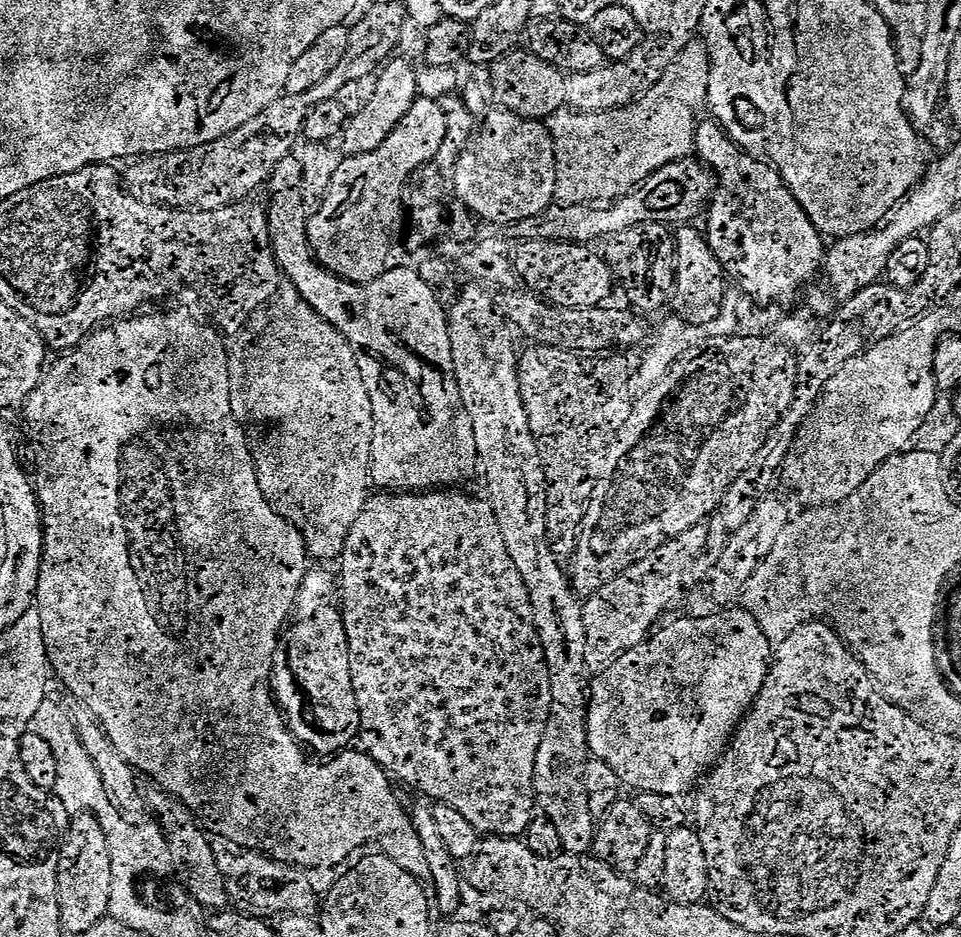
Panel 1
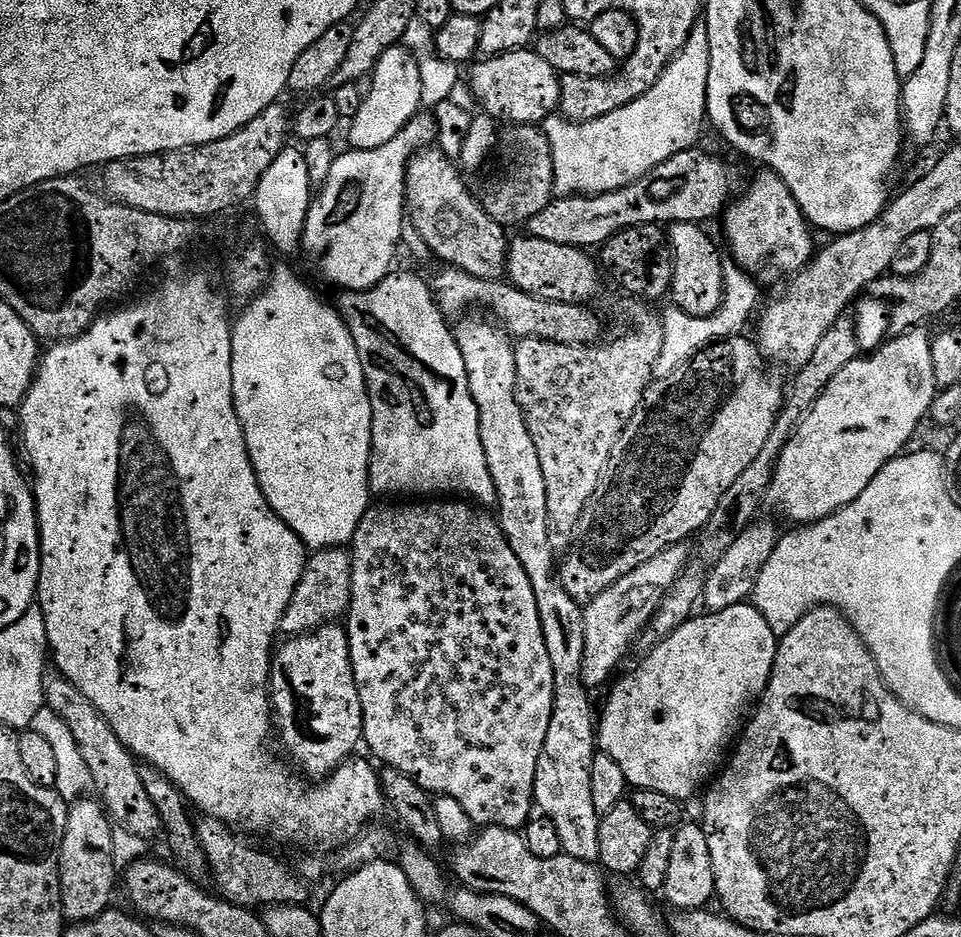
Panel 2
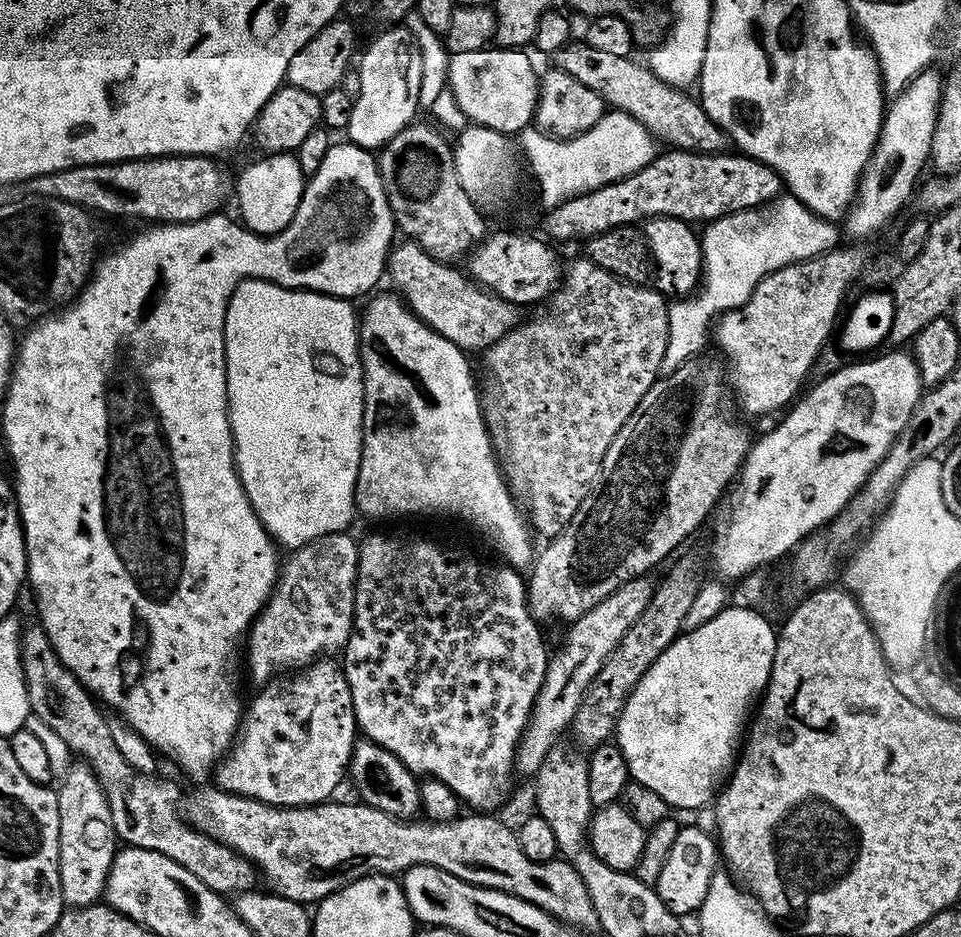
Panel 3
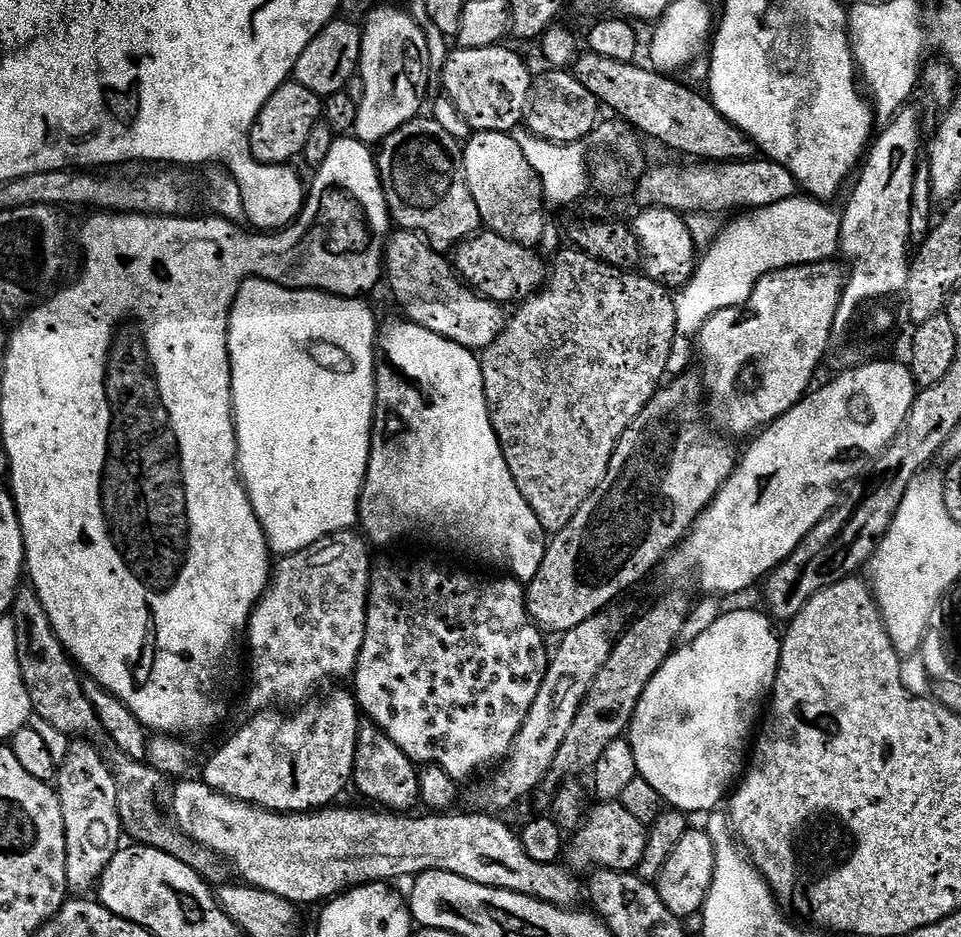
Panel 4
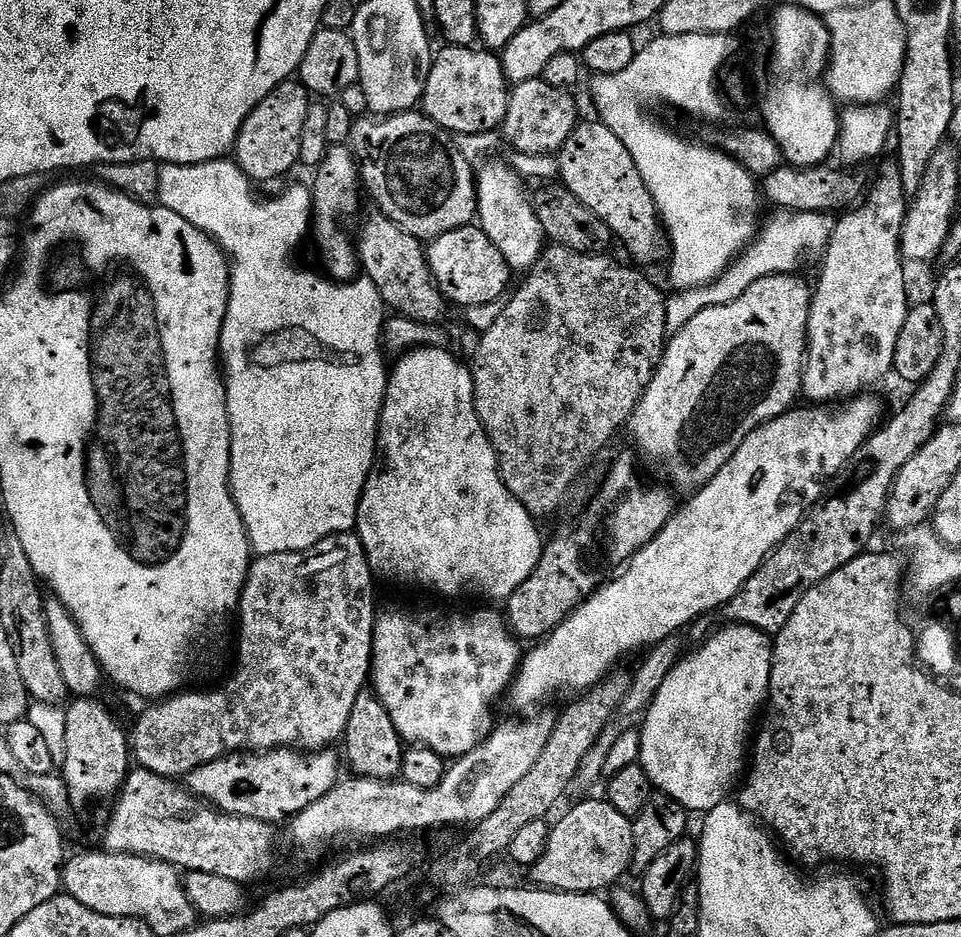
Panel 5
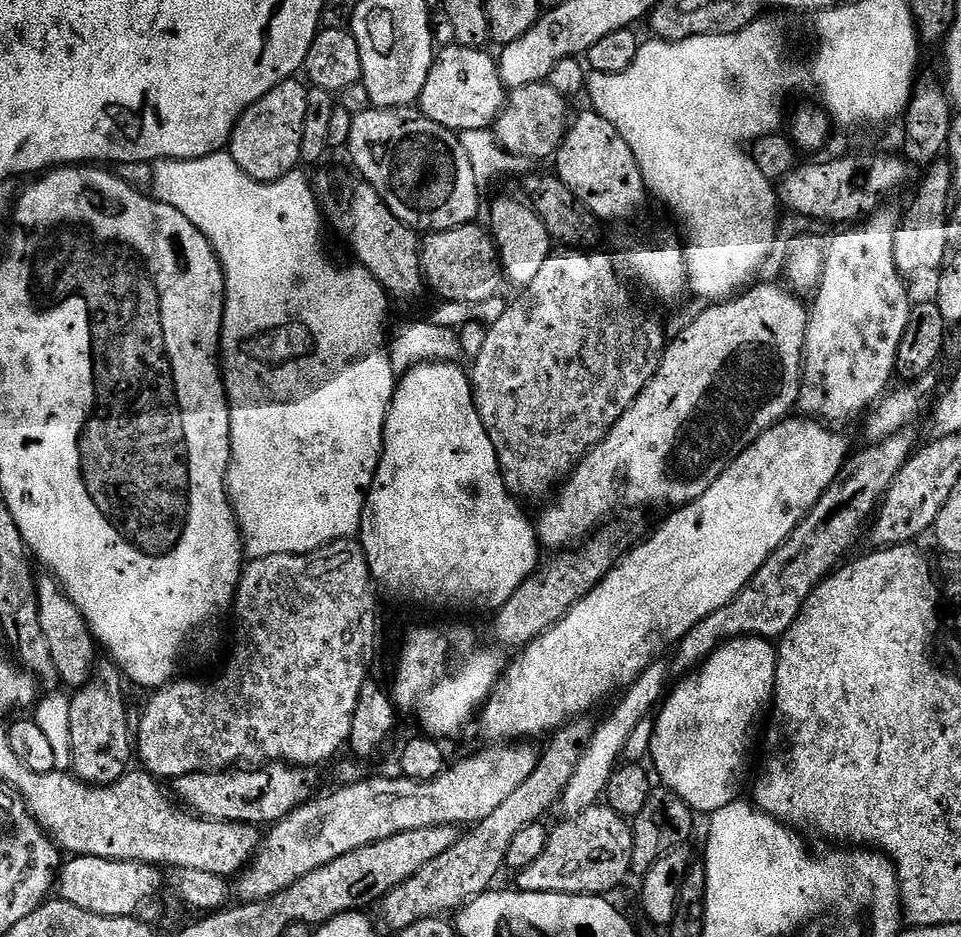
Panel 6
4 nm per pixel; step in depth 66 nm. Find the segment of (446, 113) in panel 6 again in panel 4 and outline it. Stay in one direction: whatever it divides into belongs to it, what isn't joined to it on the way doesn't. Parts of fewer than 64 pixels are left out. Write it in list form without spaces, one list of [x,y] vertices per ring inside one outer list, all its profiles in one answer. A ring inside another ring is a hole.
[[[505,46],[495,48],[461,48],[448,56],[444,64],[444,92],[464,116],[472,116],[480,126],[504,126],[517,123],[522,102],[527,101],[530,71],[516,52]]]

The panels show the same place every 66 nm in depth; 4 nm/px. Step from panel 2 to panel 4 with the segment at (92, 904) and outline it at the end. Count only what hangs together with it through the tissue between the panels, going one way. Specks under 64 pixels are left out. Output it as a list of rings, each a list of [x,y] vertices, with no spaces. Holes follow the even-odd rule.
[[[84,738],[73,739],[71,743],[64,752],[64,760],[62,756],[59,761],[54,787],[60,797],[66,832],[68,888],[71,893],[86,894],[95,887],[110,858],[120,848],[119,842],[116,842],[116,831],[119,833],[122,828],[118,810],[120,785],[105,757],[103,760],[99,750],[92,745],[95,743]]]

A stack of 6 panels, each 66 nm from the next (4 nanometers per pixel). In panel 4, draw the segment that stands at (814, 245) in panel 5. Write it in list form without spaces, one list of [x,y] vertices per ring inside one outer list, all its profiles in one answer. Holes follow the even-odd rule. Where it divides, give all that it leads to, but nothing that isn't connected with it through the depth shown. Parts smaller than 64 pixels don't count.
[[[806,196],[784,199],[773,206],[751,209],[749,213],[730,223],[697,263],[691,279],[674,295],[676,333],[679,337],[695,337],[702,325],[714,313],[733,307],[743,307],[753,292],[754,285],[764,276],[778,269],[794,265],[823,263],[839,253],[842,214],[833,212],[827,203]]]

